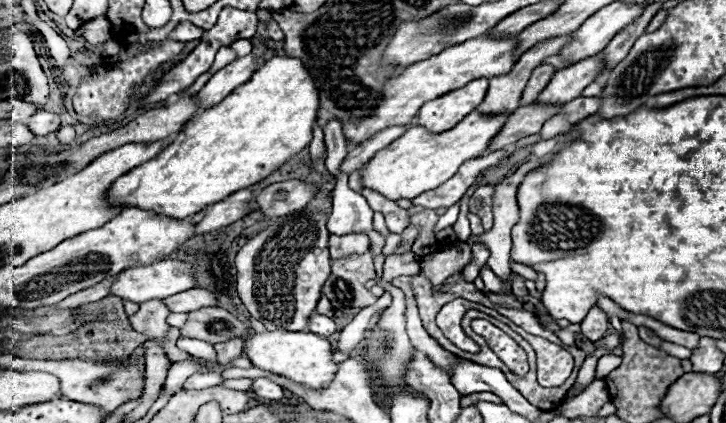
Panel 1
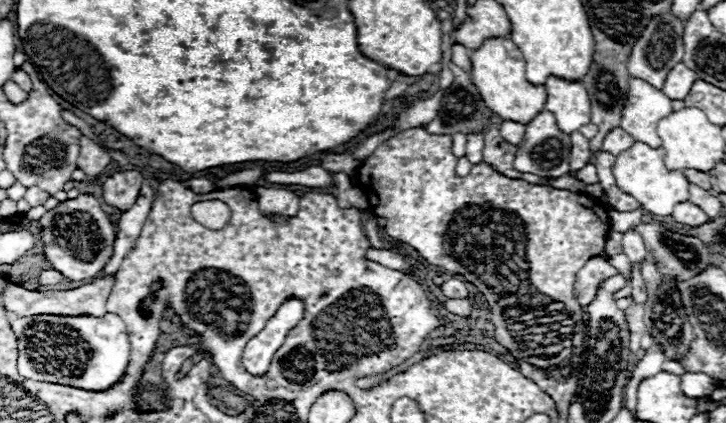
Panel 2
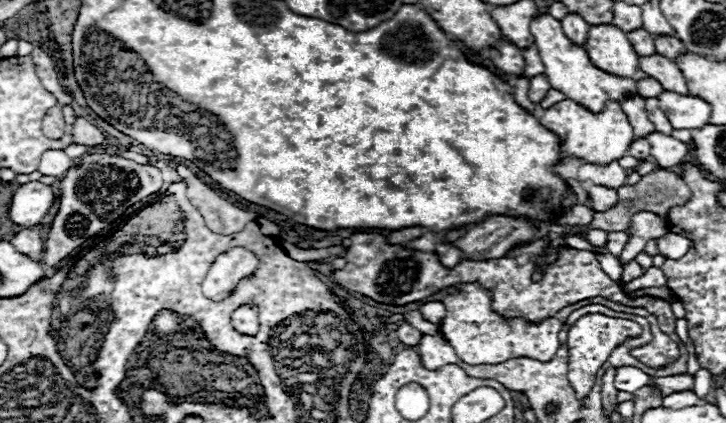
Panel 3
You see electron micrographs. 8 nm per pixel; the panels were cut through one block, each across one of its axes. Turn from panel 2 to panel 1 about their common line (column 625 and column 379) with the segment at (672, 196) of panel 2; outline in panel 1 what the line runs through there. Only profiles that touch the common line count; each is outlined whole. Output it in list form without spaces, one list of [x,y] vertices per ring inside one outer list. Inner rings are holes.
[[[474,110],[452,130],[436,132],[436,134],[428,132],[422,126],[414,126],[404,136],[396,138],[392,144],[376,152],[376,156],[368,164],[364,164],[362,186],[376,190],[390,200],[416,198],[422,192],[434,190],[440,184],[444,184],[446,180],[450,180],[464,162],[484,156],[494,136],[504,128],[508,116],[510,112],[486,116]]]

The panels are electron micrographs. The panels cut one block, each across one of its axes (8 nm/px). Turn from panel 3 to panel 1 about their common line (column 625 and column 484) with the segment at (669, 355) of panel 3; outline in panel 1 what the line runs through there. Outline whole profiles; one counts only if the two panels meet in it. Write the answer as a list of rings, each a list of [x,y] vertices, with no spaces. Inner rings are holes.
[[[456,298],[452,302],[448,302],[440,312],[438,312],[438,327],[442,330],[444,336],[448,336],[448,340],[452,340],[452,344],[456,344],[458,348],[476,353],[479,352],[480,347],[470,339],[462,330],[460,322],[462,322],[462,316],[466,314],[466,310],[470,308],[476,308],[476,310],[482,310],[486,314],[498,314],[482,304],[474,304],[474,302],[468,302],[464,298]]]

